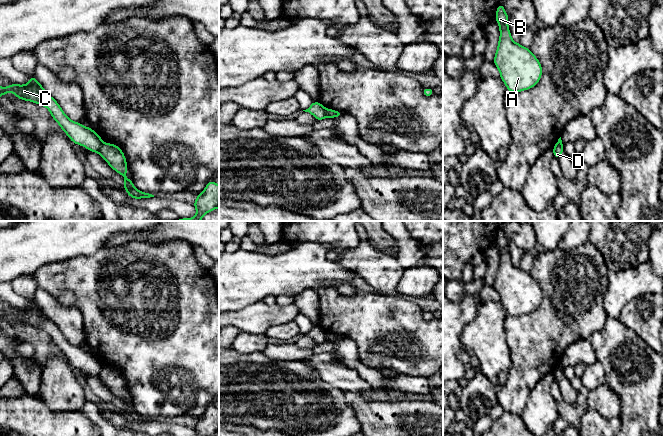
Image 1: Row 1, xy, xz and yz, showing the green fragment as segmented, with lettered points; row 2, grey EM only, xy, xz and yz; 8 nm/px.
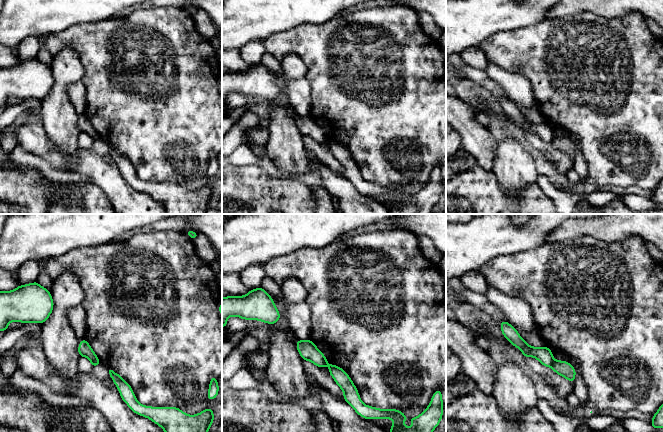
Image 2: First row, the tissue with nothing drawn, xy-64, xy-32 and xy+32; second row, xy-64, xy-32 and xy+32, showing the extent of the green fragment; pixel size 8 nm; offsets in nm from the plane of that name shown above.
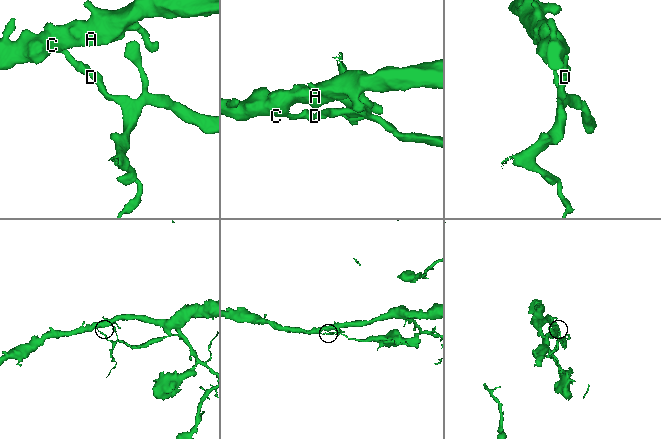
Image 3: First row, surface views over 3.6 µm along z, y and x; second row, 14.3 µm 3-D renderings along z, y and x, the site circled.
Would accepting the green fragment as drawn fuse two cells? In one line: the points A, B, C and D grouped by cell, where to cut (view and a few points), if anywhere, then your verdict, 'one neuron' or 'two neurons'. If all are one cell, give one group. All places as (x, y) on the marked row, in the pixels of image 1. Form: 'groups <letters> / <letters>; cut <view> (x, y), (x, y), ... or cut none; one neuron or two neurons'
groups A B C / D; cut xy (103, 143), (98, 151); two neurons

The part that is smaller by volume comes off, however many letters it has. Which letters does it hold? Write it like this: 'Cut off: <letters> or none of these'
Cut off: D

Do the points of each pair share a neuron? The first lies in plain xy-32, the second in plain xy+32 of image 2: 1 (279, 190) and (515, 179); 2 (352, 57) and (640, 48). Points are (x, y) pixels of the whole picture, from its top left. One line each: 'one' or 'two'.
1: two
2: one

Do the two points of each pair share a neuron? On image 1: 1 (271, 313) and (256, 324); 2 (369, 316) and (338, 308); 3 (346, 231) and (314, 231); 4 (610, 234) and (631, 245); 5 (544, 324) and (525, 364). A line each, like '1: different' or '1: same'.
1: same
2: same
3: same
4: same
5: same

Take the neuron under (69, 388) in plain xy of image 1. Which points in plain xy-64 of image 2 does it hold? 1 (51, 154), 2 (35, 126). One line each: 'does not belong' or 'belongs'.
1: does not belong
2: does not belong

